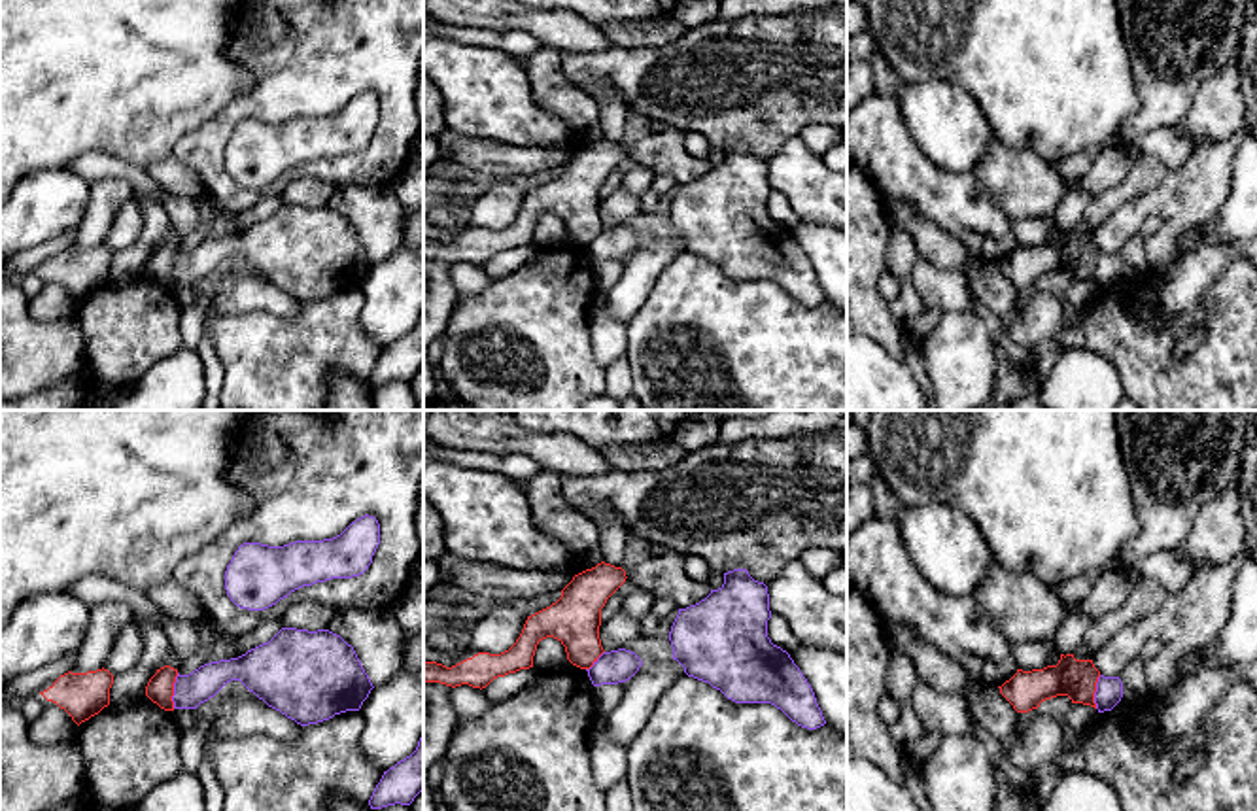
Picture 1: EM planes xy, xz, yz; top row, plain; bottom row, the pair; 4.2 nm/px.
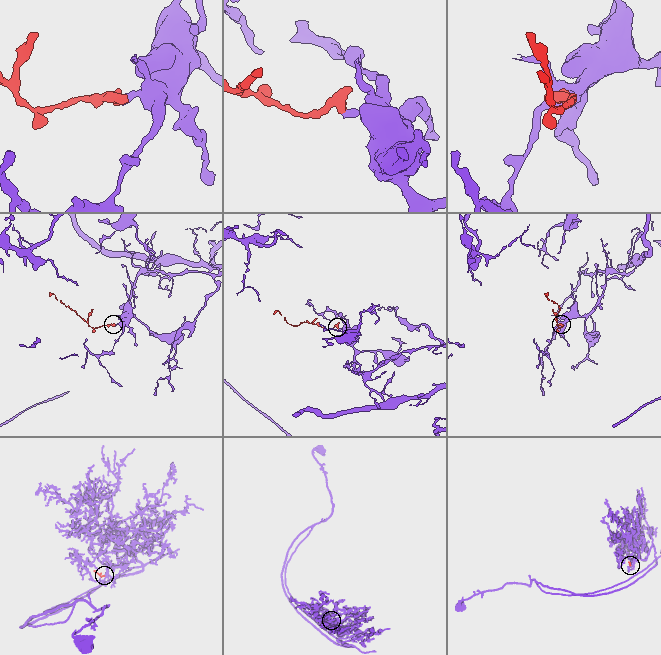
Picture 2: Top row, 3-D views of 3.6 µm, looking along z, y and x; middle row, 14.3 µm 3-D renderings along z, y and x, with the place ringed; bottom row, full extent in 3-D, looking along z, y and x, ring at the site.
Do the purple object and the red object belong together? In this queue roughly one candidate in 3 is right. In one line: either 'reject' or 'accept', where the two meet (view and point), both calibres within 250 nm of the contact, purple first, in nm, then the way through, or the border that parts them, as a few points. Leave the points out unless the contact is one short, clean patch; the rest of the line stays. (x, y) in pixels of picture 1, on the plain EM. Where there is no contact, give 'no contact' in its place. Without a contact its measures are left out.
reject | xy (174, 267) | 140/120 nm | along xy (178, 250), (172, 261), (172, 284)

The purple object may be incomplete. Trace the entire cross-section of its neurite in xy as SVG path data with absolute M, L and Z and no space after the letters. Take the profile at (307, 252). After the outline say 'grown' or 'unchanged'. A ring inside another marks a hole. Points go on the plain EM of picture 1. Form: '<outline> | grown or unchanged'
M282 204L268 219L231 236L200 242L189 251L176 253L174 285L197 285L214 274L227 259L240 257L268 284L301 302L318 301L346 287L359 287L374 265L355 227L329 206Z | unchanged

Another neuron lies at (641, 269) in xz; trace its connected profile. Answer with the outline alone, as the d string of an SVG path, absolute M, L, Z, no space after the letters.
M677 236L643 240L624 259L620 280L607 291L609 314L628 323L652 291L662 270L682 251L686 251L684 244Z

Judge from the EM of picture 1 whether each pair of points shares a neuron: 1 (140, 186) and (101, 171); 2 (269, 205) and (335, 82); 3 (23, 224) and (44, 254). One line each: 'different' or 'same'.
1: same
2: different
3: different

